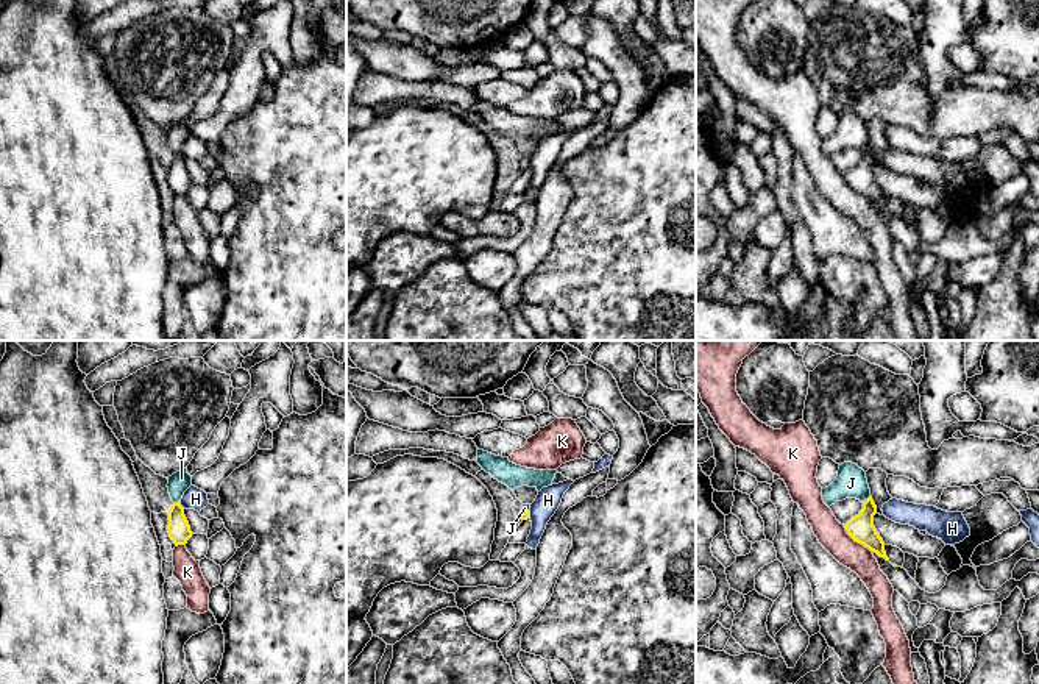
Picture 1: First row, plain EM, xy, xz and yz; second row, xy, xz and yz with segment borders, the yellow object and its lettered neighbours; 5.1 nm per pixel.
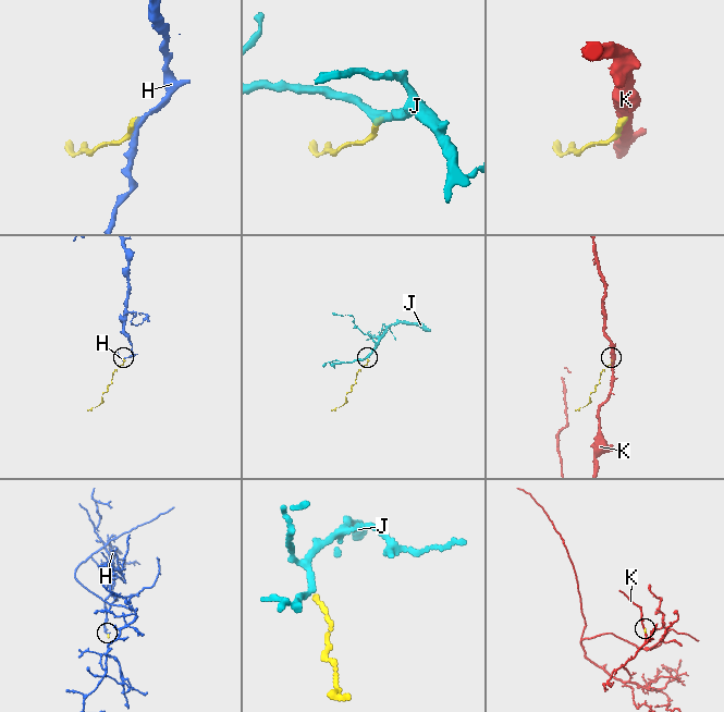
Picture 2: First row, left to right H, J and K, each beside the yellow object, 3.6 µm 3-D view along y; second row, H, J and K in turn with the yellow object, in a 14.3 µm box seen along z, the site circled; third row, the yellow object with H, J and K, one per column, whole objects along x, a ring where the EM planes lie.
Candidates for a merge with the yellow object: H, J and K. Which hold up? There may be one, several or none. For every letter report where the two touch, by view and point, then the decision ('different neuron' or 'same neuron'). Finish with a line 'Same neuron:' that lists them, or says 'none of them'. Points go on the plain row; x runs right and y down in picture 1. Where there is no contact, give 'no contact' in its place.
H: xy (180, 155) | different neuron
J: xy (178, 152) | same neuron
K: yz (855, 191) | different neuron
Same neuron: J

